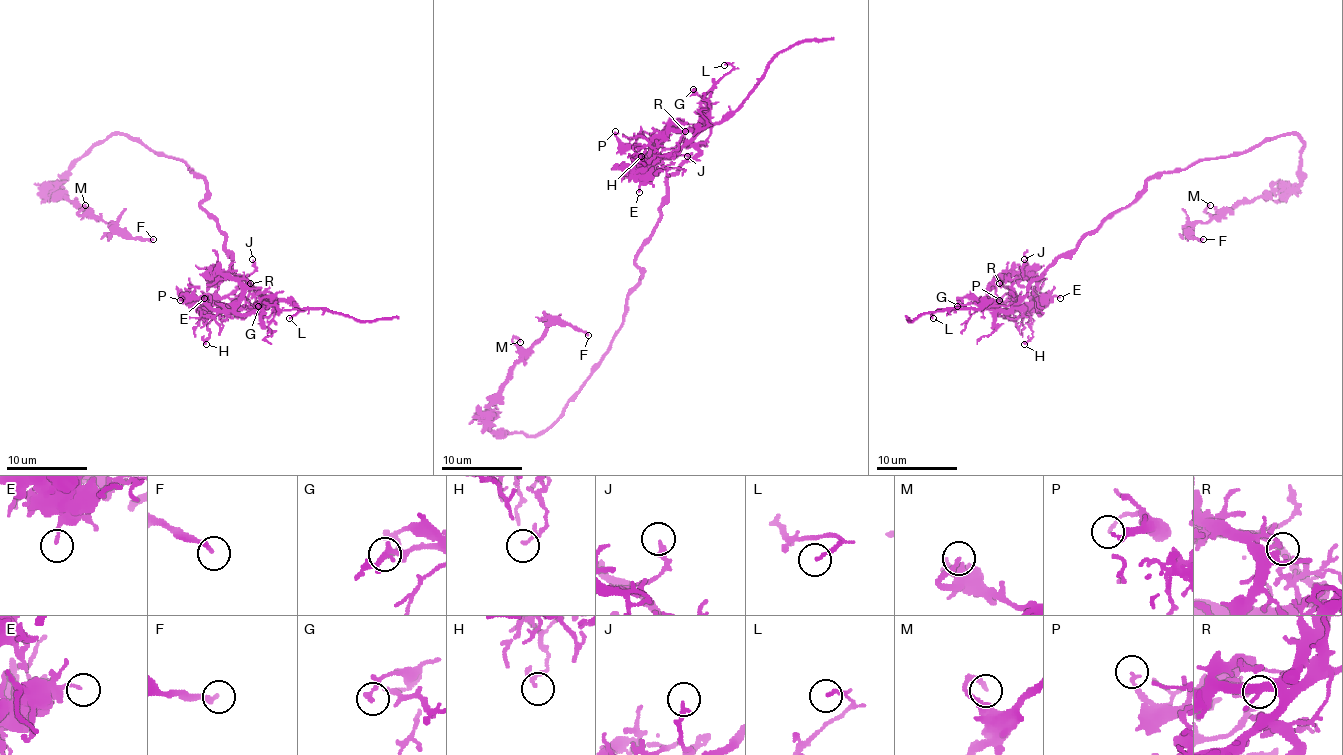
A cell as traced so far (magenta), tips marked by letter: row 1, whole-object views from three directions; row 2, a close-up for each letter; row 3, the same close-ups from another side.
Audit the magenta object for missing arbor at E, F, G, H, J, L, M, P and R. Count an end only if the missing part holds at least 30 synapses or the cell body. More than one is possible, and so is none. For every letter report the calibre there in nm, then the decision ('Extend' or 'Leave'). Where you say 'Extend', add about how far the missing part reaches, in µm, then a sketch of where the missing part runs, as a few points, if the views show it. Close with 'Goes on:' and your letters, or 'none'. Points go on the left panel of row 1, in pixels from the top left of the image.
E: Thickness 130 nm. Leave
F: Thickness 200 nm. Leave
G: Thickness 200 nm. Leave
H: Thickness 150 nm. Leave
J: Thickness 200 nm. Leave
L: Thickness 120 nm. Leave
M: Thickness 190 nm. Leave
P: Thickness 140 nm. Leave
R: Thickness 100 nm. Leave
Goes on: none

